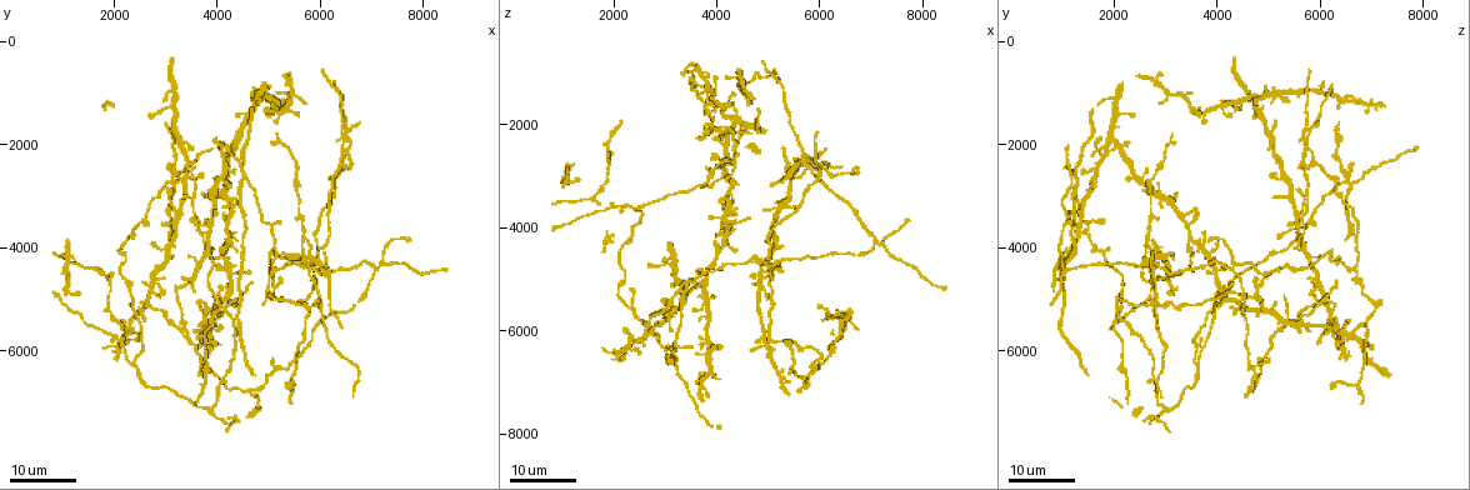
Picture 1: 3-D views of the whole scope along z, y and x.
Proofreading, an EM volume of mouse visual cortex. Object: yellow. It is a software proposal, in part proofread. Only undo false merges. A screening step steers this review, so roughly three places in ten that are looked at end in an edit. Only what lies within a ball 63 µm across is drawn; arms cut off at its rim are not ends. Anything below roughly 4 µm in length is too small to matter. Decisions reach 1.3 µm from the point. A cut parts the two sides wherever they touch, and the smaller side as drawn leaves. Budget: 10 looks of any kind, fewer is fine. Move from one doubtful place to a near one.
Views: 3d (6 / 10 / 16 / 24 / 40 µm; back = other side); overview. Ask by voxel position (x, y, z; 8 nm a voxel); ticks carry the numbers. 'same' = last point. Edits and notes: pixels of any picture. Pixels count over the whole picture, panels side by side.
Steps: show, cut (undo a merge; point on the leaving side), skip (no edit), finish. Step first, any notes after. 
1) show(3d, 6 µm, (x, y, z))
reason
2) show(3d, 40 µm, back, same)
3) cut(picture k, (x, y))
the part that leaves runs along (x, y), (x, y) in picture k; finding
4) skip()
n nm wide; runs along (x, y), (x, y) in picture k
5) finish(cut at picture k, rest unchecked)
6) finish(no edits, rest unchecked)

show(3d, 24 µm, (3250, 3350, 5550))
arms part here

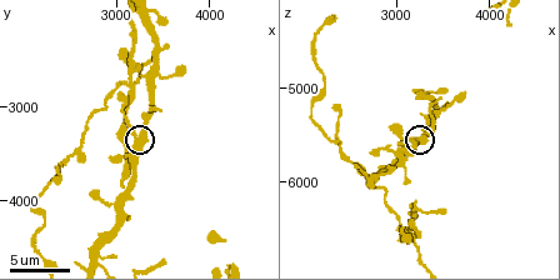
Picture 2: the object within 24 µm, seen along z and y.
show(3d, 6 µm, same)

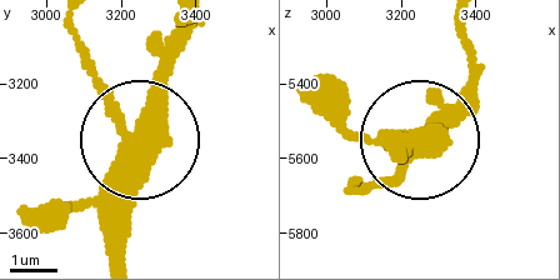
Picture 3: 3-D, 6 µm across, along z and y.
show(3d, 6 µm, back, same)
other side

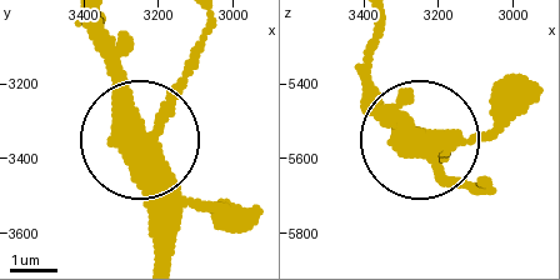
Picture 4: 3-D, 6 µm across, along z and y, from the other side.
skip()
3 arms; runs along (164, 249), (164, 189), (144, 138), (196, 63) in picture 4; continuous, no second neuron

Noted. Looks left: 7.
show(3d, 16 µm, (4650, 6800, 4650))
side arm on a straight run

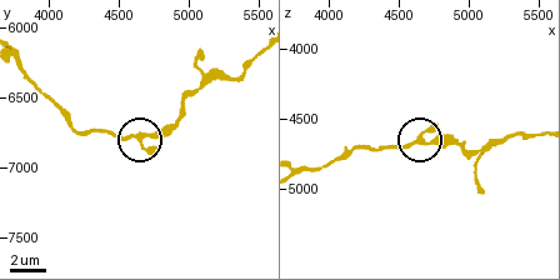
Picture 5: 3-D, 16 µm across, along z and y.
show(3d, 10 µm, (4680, 6760, 4660))

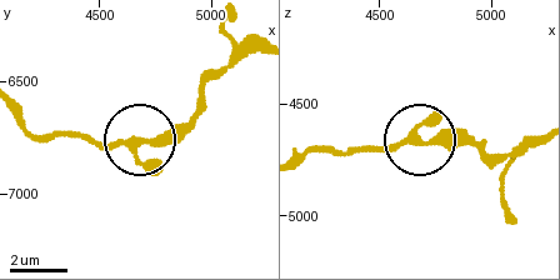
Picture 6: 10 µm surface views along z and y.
show(3d, 10 µm, back, (4670, 6760, 4660))

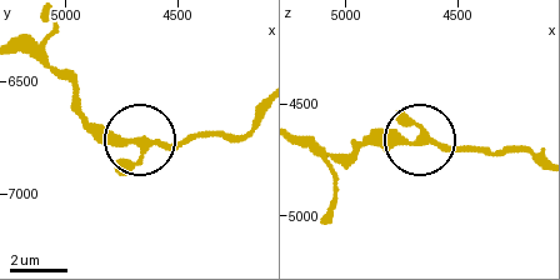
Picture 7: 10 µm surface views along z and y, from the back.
skip()
runs along (21, 51), (114, 133), (171, 144), (234, 136) in picture 7; continuous, no second neuron

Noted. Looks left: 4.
show(3d, 24 µm, (7100, 4400, 4250))
a fork

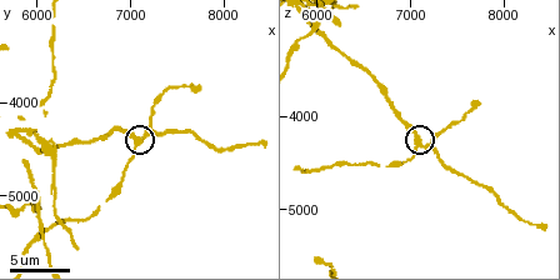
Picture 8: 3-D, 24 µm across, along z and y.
show(3d, 6 µm, (7050, 4450, 4300))

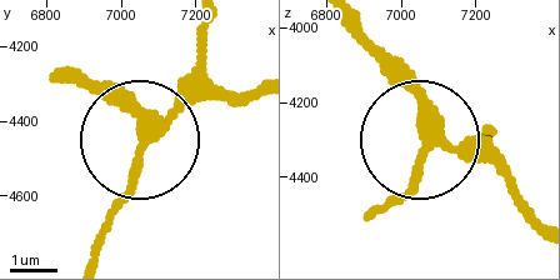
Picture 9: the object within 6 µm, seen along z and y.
skip()
3 arms; runs along (58, 78), (94, 81), (145, 133), (221, 89) in picture 9; continuous, no second neuron

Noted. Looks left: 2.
show(3d, 24 µm, (2350, 6250, 3600))
three arms meet

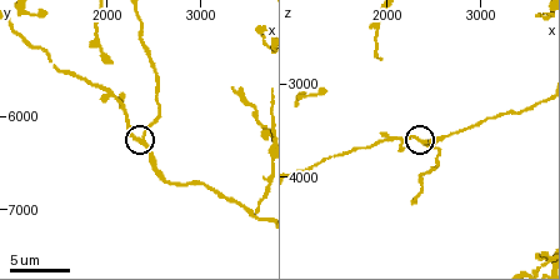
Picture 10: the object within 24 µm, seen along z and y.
show(3d, 10 µm, (2350, 6250, 3650))

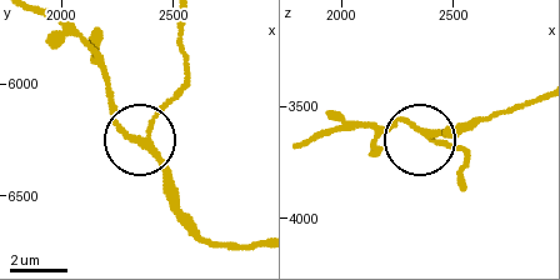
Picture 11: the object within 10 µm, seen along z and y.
skip()
runs along (255, 244), (204, 236), (154, 144), (119, 123), (106, 95) in picture 11; one neuron here

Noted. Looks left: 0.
finish(no edits, rest unchecked)

